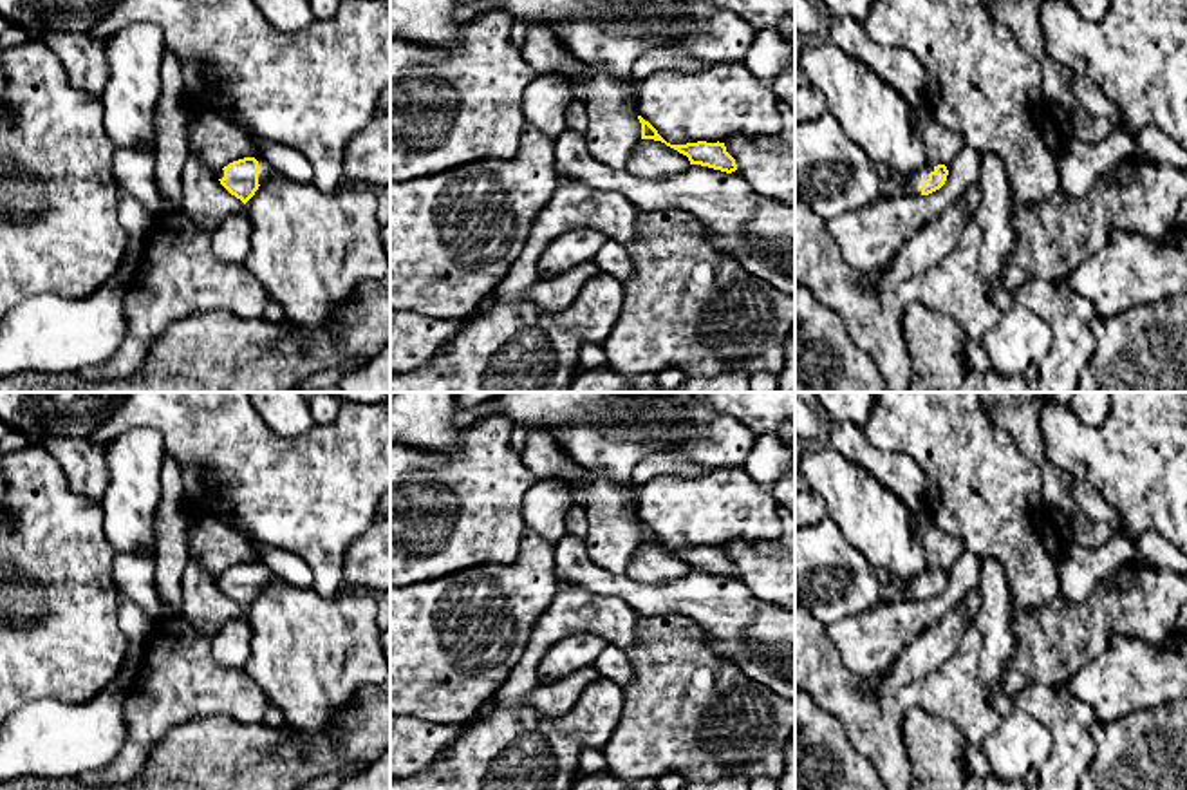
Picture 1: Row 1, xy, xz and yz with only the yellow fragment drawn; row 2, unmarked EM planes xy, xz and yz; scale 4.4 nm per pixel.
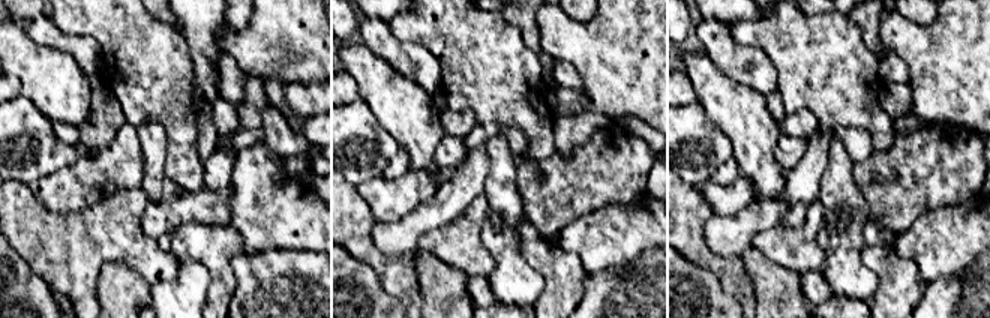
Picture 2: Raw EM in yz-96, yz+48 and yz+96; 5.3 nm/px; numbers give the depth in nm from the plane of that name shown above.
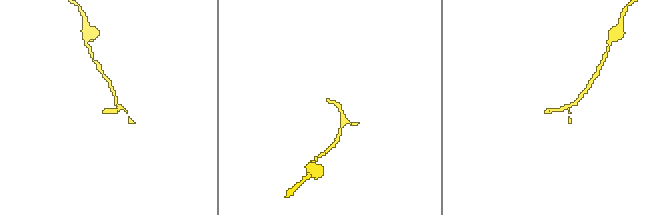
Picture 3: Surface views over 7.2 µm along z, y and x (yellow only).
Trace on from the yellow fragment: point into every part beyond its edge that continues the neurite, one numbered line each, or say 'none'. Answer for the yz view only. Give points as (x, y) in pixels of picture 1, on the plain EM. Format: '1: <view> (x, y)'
1: yz (833, 581)

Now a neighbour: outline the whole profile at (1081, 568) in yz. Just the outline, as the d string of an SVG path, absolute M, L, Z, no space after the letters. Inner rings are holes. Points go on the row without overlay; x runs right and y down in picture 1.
M1122 535L1098 548L1071 542L1062 546L1059 560L1061 597L1070 604L1086 602L1098 582L1136 559L1135 542Z

